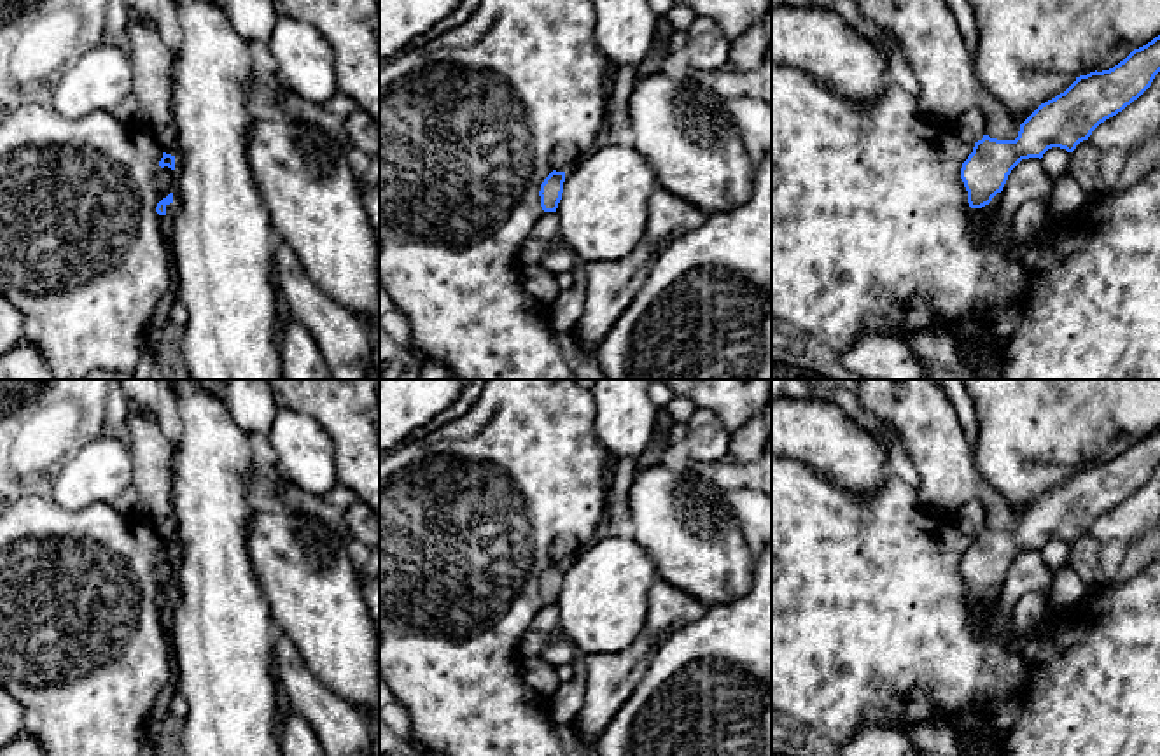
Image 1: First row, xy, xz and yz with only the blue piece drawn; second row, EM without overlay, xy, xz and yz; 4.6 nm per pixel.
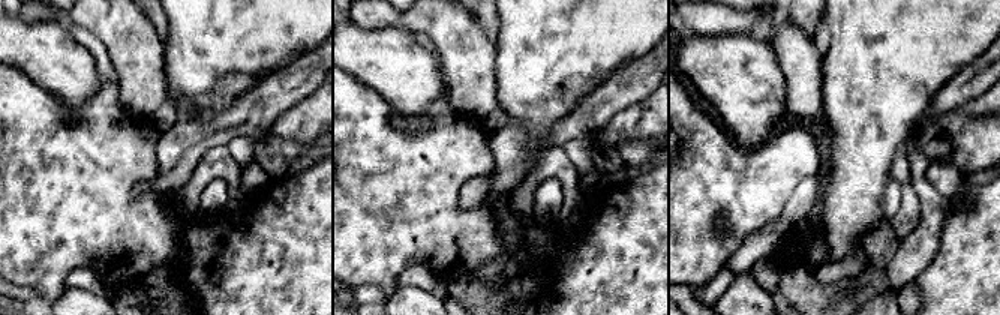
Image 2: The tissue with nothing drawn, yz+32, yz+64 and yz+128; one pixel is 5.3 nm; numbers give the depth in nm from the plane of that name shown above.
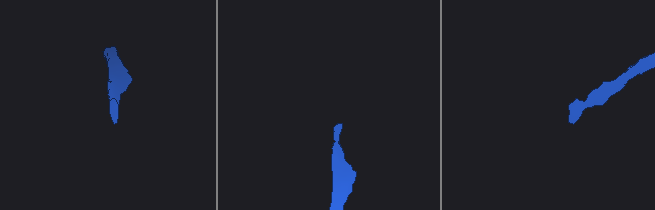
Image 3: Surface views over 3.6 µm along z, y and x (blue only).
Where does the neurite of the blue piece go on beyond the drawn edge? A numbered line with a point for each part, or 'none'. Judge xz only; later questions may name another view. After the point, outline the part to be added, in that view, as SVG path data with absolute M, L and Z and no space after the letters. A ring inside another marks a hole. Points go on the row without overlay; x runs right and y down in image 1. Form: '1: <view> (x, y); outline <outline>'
1: xz (564, 548); outline M560 537L551 548L551 556L556 564L567 564L577 551L581 542L574 537Z

